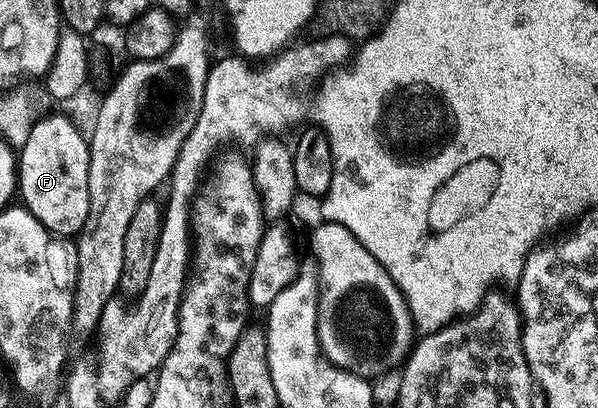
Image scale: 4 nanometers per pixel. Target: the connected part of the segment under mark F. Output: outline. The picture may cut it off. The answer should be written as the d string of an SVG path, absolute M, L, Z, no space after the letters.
M64 116L37 119L24 145L18 149L18 196L42 226L54 236L75 237L90 214L89 141Z

